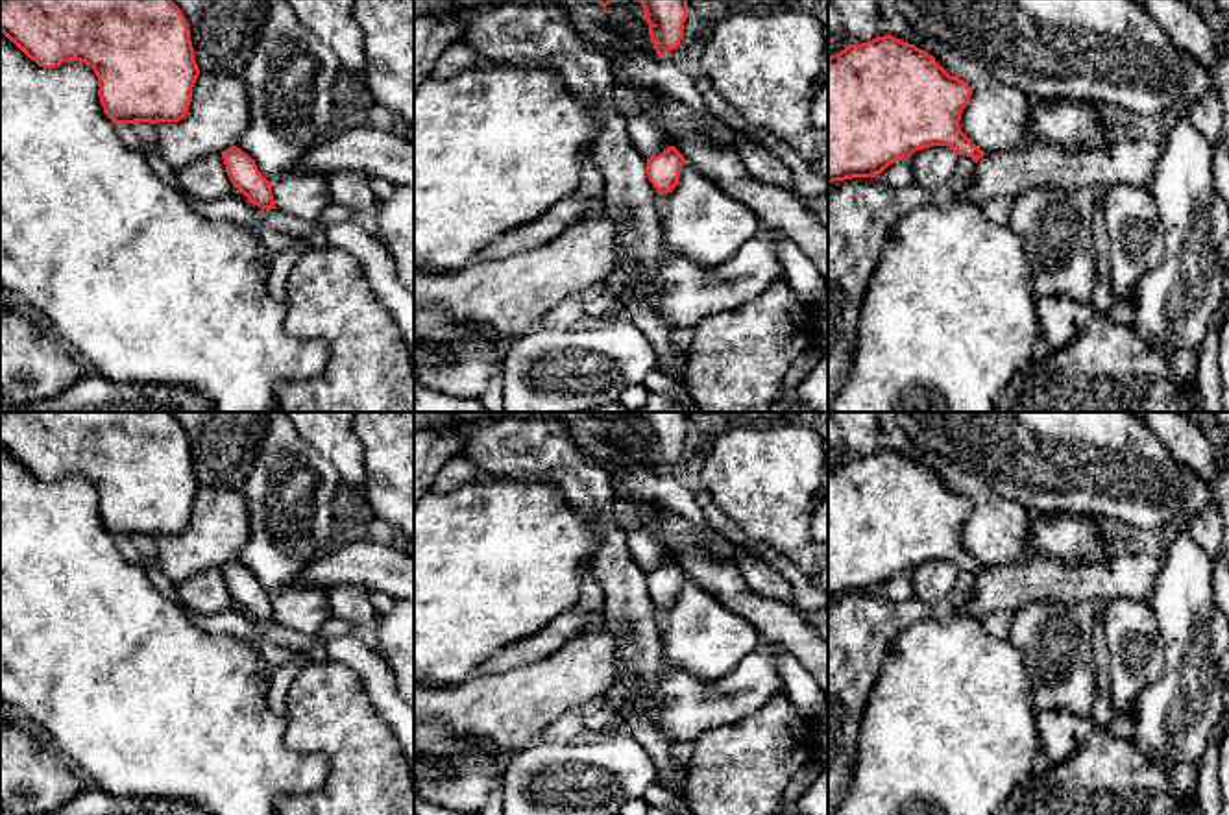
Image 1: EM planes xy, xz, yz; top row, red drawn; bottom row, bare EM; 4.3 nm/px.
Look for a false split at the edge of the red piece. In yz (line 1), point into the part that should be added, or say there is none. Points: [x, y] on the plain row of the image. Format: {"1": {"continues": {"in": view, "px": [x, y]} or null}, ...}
{"1": {"continues": null}}

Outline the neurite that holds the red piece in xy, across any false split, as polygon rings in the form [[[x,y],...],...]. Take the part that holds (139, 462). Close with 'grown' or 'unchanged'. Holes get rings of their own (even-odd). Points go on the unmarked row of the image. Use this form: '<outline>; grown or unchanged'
[[[0,412],[0,445],[43,482],[68,475],[91,480],[103,527],[115,538],[179,536],[189,527],[200,482],[187,432],[170,412]]]; unchanged

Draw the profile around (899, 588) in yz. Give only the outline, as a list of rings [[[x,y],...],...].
[[[909,571],[894,575],[882,588],[878,588],[878,591],[893,602],[902,602],[911,599],[913,586],[911,586]]]

